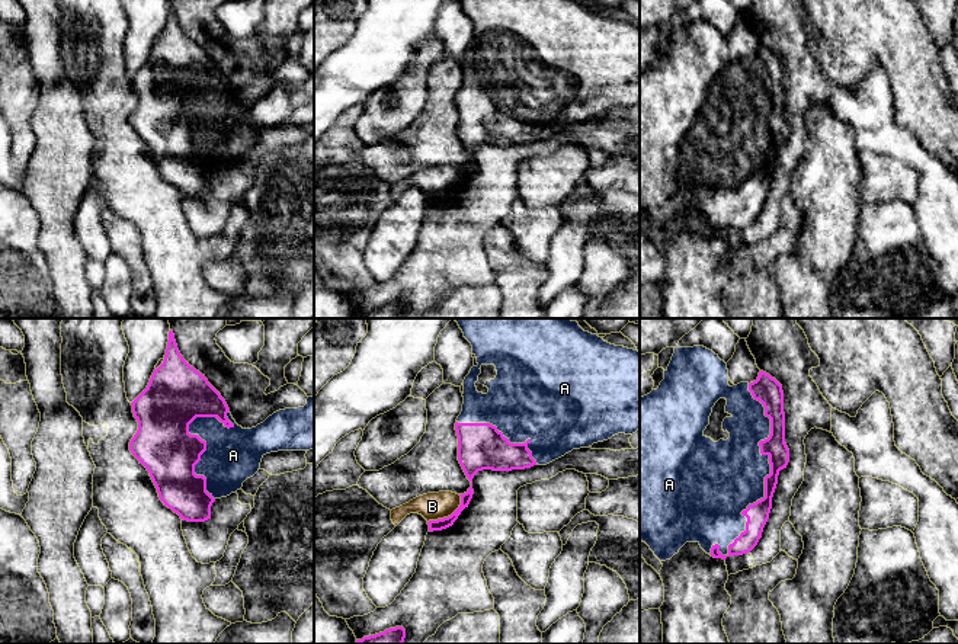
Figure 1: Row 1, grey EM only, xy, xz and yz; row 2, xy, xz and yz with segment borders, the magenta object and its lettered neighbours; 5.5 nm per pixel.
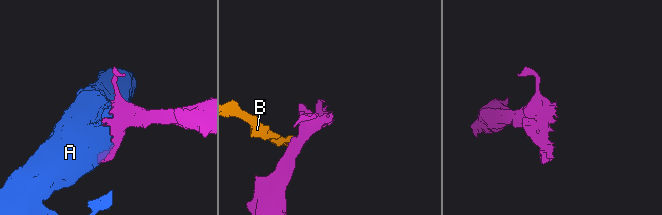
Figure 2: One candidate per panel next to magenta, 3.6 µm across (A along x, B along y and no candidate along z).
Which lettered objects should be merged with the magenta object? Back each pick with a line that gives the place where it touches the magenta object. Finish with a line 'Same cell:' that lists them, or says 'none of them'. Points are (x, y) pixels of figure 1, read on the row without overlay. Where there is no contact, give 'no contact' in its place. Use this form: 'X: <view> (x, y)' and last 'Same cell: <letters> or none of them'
A: yz (765, 156)
Same cell: A

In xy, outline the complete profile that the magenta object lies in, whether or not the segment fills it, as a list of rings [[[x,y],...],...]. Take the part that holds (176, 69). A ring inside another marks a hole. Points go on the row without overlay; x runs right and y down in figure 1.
[[[173,4],[163,38],[131,80],[138,105],[129,125],[150,147],[164,180],[188,196],[211,193],[212,177],[240,164],[259,145],[266,128],[314,124],[314,71],[304,81],[279,84],[256,102],[243,103],[205,49],[183,33]]]

